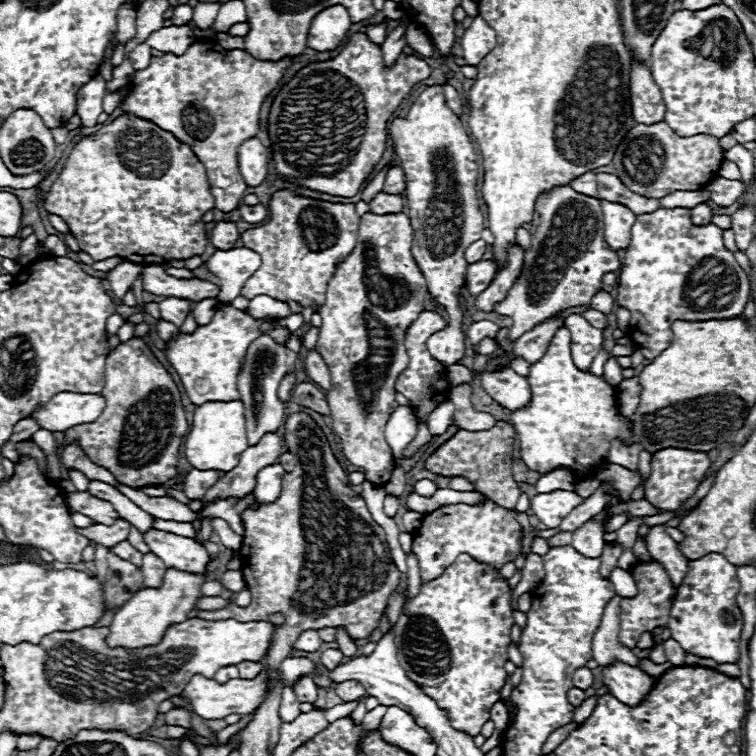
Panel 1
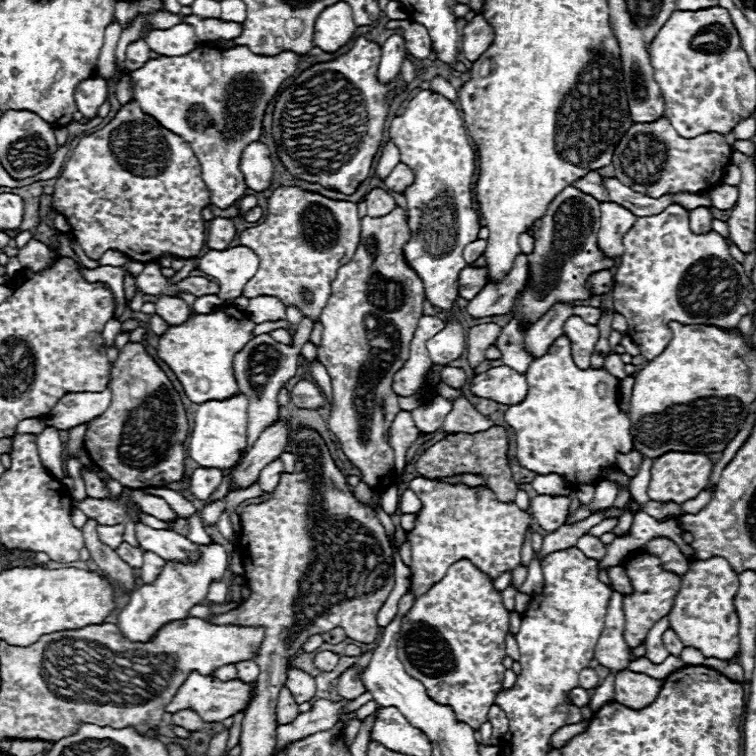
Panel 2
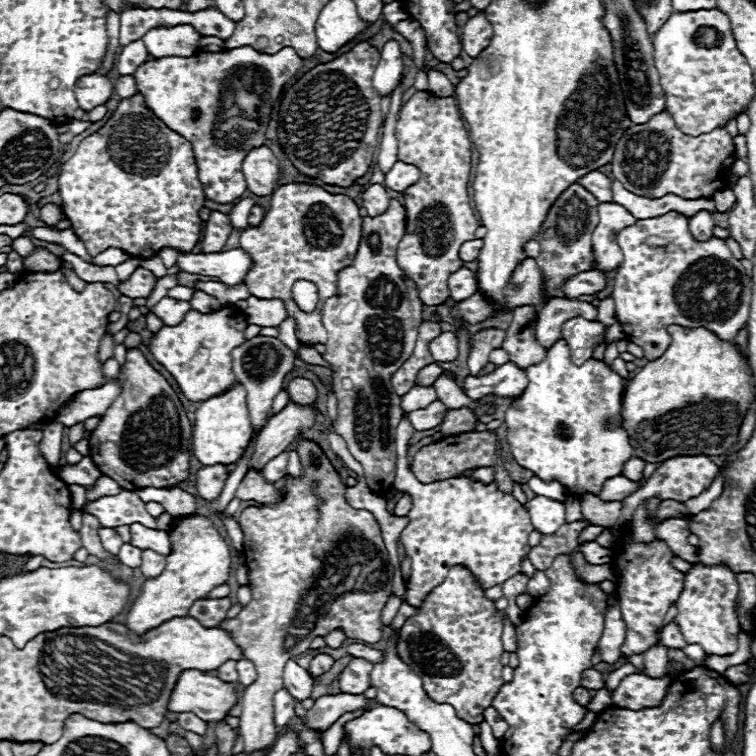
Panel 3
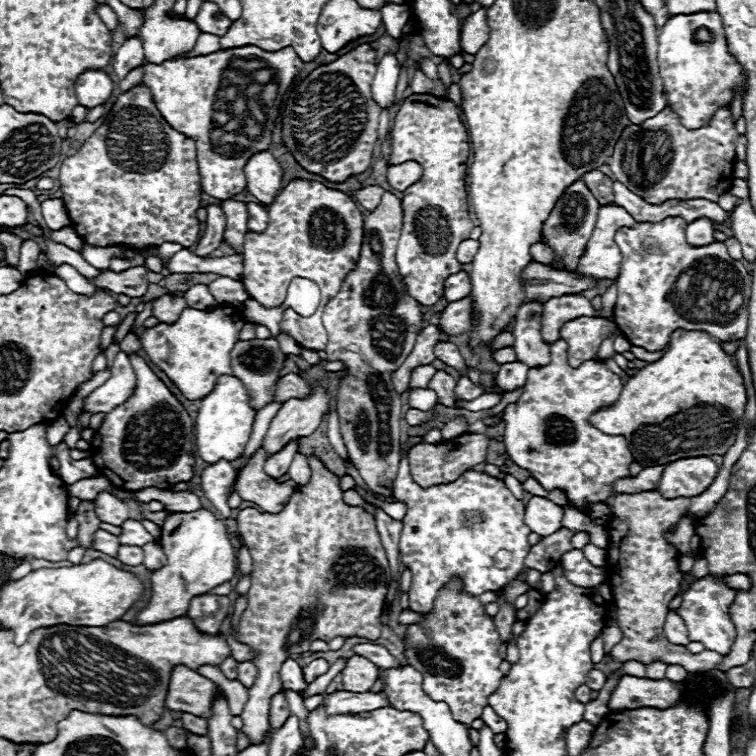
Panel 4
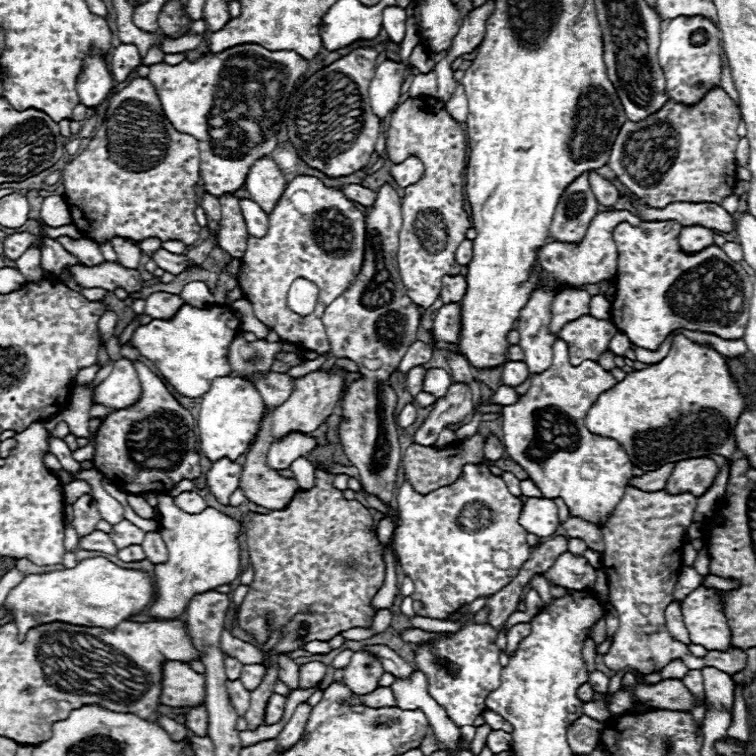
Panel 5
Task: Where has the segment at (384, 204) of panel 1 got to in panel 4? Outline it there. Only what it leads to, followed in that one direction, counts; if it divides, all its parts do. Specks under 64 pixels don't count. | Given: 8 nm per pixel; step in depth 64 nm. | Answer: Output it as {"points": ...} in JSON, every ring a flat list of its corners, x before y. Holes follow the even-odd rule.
{"points":[[368,186,368,188,360,188,360,190,352,192,352,198,356,198,358,204,362,204,366,210,374,210,380,204,382,192,384,190,380,186]]}

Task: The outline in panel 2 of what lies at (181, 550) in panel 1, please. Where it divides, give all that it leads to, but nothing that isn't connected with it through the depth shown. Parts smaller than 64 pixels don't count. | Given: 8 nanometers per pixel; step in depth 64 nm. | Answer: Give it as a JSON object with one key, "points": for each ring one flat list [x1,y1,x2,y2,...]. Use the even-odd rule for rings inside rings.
{"points":[[136,524,136,540,142,550,156,552,164,560,196,558,196,546,172,530,154,530,150,526]]}

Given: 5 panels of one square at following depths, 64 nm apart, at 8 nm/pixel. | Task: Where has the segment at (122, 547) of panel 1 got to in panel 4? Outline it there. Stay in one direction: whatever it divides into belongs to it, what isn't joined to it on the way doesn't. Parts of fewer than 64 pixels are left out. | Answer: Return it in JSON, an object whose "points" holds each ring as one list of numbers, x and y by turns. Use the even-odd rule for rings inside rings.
{"points":[[124,546,124,560,120,562,128,566,136,566,136,564,142,564,142,560,144,560,144,552,140,546]]}

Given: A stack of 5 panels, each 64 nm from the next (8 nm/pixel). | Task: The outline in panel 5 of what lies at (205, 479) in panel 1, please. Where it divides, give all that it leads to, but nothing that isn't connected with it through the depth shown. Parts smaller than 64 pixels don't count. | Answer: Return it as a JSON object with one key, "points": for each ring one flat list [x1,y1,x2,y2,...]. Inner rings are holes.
{"points":[[216,460,212,464,212,468,206,472,206,484,218,498,218,502,228,504,228,498,240,484,240,474,242,474,242,464,234,460]]}

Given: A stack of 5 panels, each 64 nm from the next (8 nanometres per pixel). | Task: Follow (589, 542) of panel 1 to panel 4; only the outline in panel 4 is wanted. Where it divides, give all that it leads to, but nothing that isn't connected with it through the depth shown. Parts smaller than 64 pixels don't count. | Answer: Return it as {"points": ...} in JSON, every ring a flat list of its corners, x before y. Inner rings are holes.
{"points":[[586,544,586,546,582,548,582,552,584,552,584,556,586,556,586,560,588,560,590,564,594,564,594,566,604,566,604,564,606,564,606,550,596,548,594,544]]}

